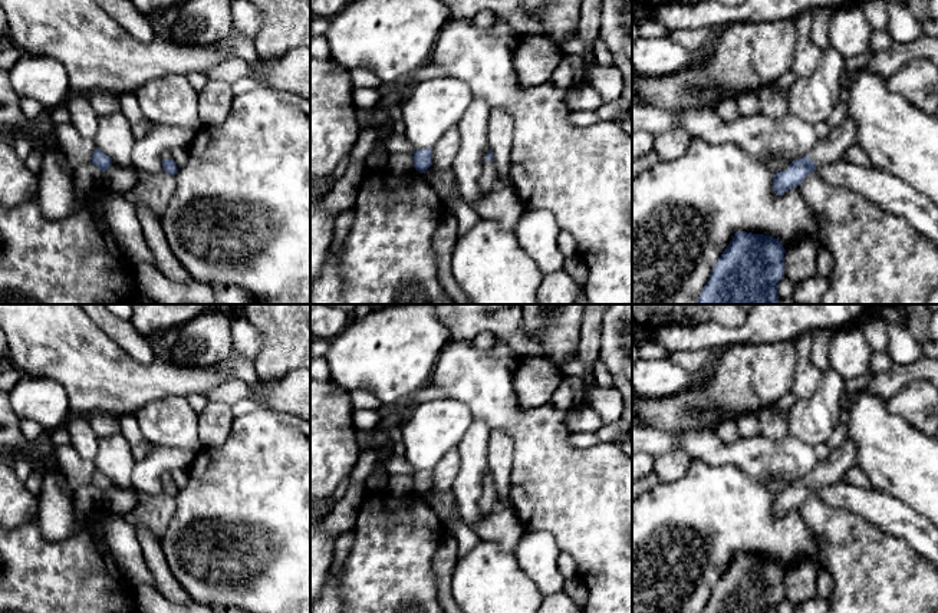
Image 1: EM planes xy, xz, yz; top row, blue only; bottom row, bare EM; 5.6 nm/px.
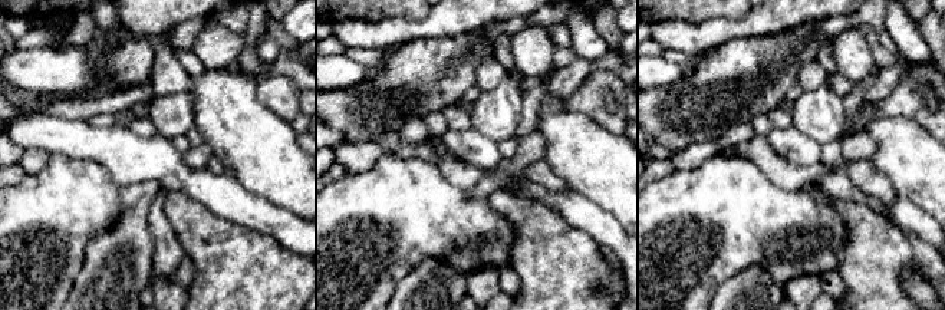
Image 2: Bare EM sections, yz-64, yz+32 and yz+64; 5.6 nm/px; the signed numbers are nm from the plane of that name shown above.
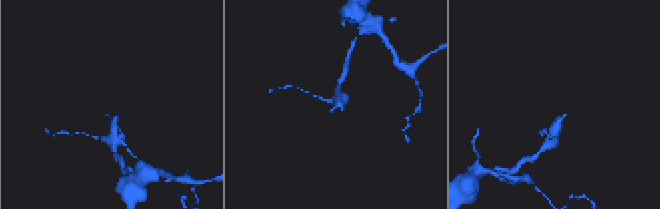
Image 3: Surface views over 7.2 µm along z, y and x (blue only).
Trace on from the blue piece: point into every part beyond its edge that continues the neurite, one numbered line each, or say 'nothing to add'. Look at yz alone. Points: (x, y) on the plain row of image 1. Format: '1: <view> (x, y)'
1: yz (842, 458)

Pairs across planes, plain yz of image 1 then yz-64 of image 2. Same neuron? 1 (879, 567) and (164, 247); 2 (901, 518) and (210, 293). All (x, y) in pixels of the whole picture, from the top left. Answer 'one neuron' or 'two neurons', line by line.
1: two neurons
2: two neurons

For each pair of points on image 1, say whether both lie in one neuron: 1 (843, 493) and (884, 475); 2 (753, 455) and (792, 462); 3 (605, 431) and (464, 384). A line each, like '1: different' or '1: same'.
1: different
2: same
3: different

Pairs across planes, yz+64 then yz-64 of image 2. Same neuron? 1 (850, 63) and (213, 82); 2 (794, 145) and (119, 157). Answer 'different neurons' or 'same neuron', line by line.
1: different neurons
2: same neuron

